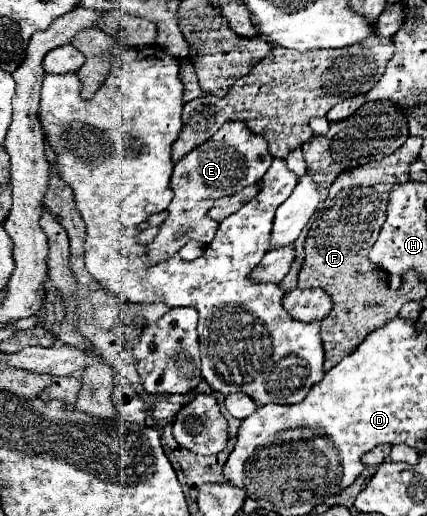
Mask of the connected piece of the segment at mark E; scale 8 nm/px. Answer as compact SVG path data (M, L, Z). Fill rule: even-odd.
M242 120L226 122L210 140L206 140L200 148L192 150L176 164L170 178L170 190L174 192L172 204L168 206L170 216L160 226L154 242L148 244L148 260L156 262L168 258L190 240L208 244L218 228L218 224L208 218L208 208L214 204L214 200L260 182L272 160L274 158L268 152L268 142L264 136L252 132Z

